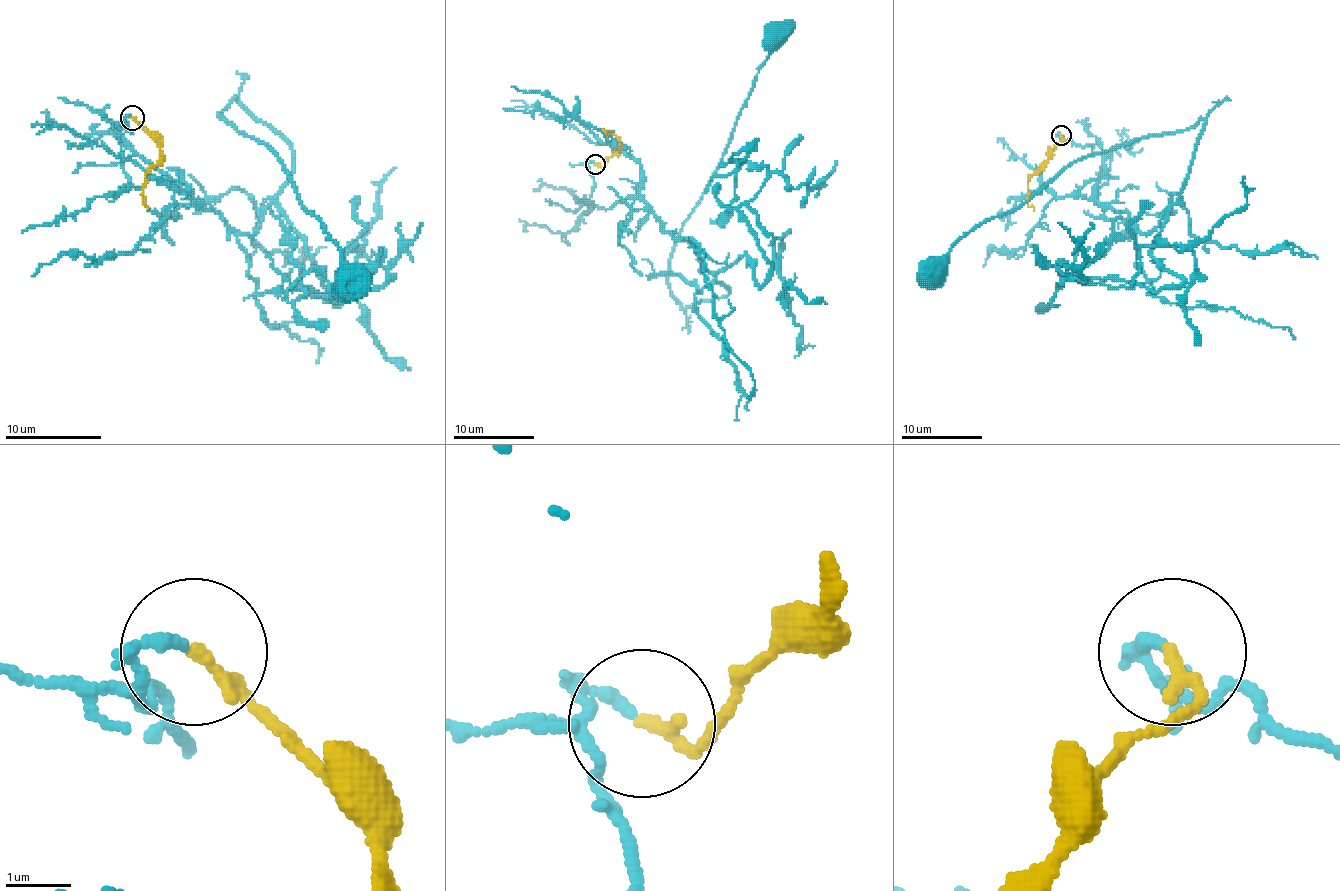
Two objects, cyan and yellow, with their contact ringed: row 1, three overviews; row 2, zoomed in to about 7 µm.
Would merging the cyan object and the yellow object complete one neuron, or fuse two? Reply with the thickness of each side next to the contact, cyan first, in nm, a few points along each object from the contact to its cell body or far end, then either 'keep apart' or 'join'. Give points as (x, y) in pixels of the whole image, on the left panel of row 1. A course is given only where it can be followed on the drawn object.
calibres 130 and 200 nm; course cyan (131, 117), (123, 136), (251, 235), (292, 172), (290, 146), (237, 100), (220, 114), (280, 160), (350, 283); course yellow (133, 117), (159, 148), (159, 160), (145, 175), (143, 201), (147, 208); join

